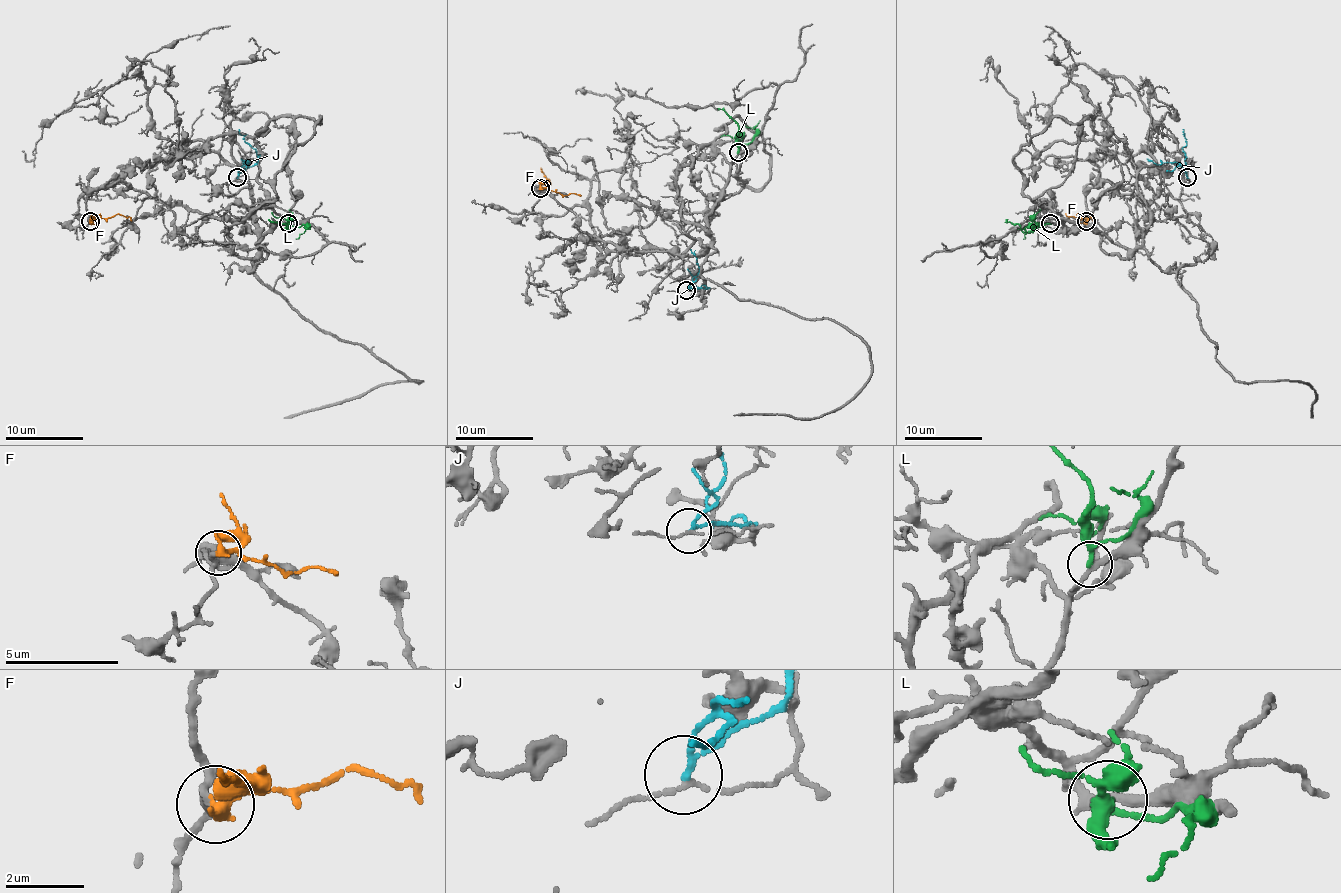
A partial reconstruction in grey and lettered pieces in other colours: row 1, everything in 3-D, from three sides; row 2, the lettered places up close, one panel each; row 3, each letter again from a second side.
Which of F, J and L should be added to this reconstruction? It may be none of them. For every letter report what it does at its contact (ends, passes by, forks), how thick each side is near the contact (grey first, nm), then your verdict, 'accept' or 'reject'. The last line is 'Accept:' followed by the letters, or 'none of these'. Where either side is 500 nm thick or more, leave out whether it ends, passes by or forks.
F: it passes by; 120 nm thick on the grey side, 240 nm on the other; accept
J: it passes by; 100 nm thick on the grey side, 110 nm on the other; reject
L: it passes by; 240 nm thick on the grey side, 150 nm on the other; reject
Accept: F

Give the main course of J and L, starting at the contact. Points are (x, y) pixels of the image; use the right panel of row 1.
J: (1187, 178), (1183, 150), (1187, 142), (1183, 129)
L: (1050, 222), (1025, 232), (1019, 224), (1005, 219)

